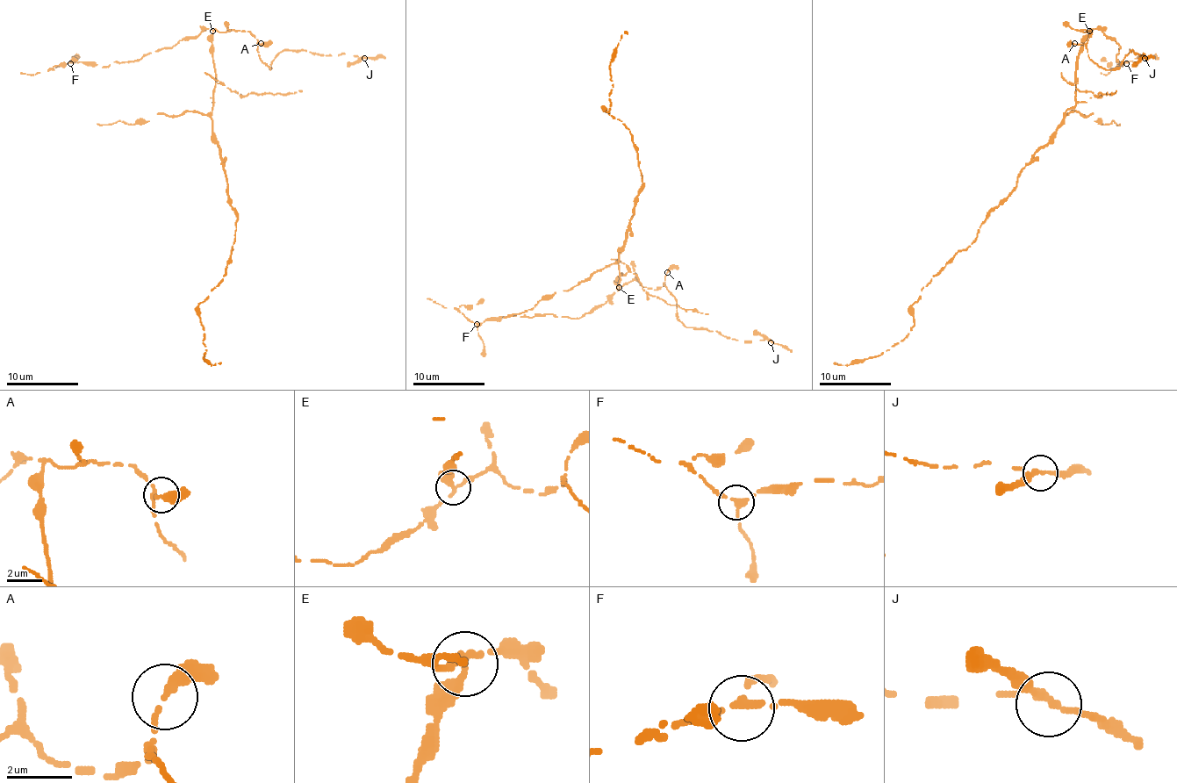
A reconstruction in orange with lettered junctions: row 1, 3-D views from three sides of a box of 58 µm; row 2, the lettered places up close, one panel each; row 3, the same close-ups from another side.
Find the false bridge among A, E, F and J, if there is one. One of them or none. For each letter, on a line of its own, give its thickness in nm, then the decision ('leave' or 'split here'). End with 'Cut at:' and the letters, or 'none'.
A: calibre 360 nm; leave
E: calibre 200 nm; split here
F: calibre 240 nm; leave
J: calibre 200 nm; leave
Cut at: E

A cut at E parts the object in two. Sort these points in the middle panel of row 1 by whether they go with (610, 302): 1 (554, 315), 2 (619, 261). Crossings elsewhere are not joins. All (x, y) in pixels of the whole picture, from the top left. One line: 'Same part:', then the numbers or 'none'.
Same part: 1

